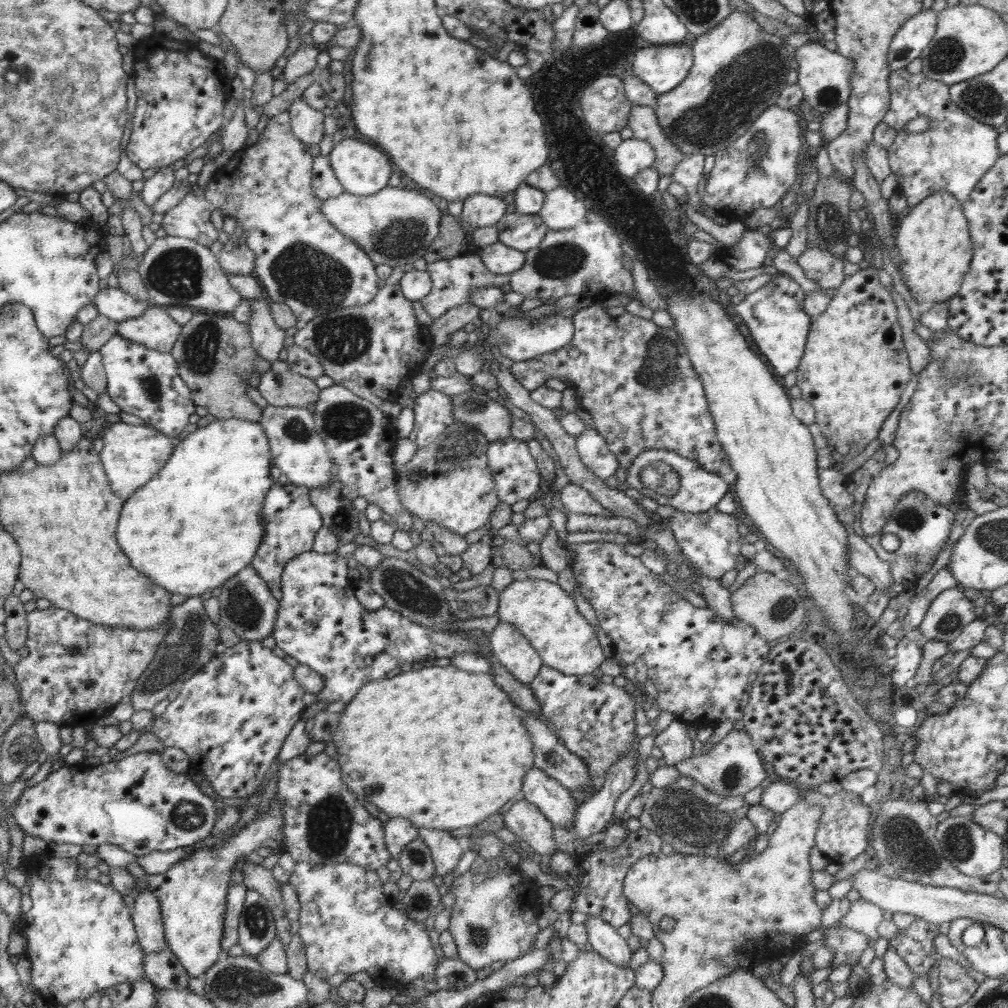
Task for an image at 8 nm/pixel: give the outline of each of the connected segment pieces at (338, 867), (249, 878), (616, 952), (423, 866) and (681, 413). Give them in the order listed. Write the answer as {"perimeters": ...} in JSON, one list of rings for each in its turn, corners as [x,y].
{"perimeters":[[[[296,862],[290,874],[289,884],[300,901],[298,935],[306,947],[307,969],[313,975],[323,979],[343,972],[347,975],[356,972],[368,972],[376,976],[379,988],[401,989],[422,976],[434,974],[438,966],[438,957],[434,953],[432,941],[424,923],[412,921],[410,917],[394,907],[394,900],[383,892],[383,883],[374,870],[350,863],[322,864],[316,862]]],[[[248,862],[243,866],[244,886],[248,890],[256,890],[262,897],[268,901],[268,906],[272,909],[272,916],[277,930],[277,938],[280,939],[283,946],[288,946],[292,940],[290,934],[290,919],[286,917],[284,903],[281,896],[281,890],[277,880],[272,876],[272,870],[265,868],[262,864]]],[[[590,916],[584,923],[588,929],[588,941],[594,951],[600,953],[610,962],[621,967],[628,967],[632,958],[632,949],[612,925],[600,917]]],[[[418,836],[400,851],[397,857],[403,874],[412,876],[413,880],[425,881],[435,874],[433,858],[426,843]]],[[[602,302],[570,312],[574,325],[572,340],[561,349],[544,353],[527,361],[513,361],[508,369],[529,391],[544,385],[548,378],[572,381],[578,408],[588,412],[594,428],[604,437],[608,448],[619,460],[621,474],[632,466],[632,460],[644,450],[672,450],[697,462],[704,470],[723,478],[732,478],[726,451],[717,438],[708,400],[700,377],[689,359],[686,346],[674,328],[657,326],[653,321],[630,313],[611,316]]]]}

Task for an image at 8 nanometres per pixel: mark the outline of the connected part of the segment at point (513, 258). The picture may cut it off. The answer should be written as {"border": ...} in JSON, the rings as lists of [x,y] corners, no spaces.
{"border":[[[497,241],[478,249],[485,268],[498,275],[512,275],[524,265],[525,258],[522,251],[510,248],[504,243]]]}

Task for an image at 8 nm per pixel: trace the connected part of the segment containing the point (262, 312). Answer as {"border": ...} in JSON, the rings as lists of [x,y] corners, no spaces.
{"border":[[[249,300],[252,305],[252,318],[248,320],[252,348],[268,362],[276,362],[284,347],[285,330],[273,320],[269,301]]]}

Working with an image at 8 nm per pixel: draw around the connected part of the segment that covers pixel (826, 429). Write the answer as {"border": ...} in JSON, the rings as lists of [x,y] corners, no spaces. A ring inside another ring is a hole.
{"border":[[[873,266],[846,276],[836,294],[830,296],[826,310],[810,322],[805,349],[795,370],[796,384],[801,388],[802,398],[815,409],[815,423],[826,437],[830,456],[838,466],[860,454],[876,439],[882,424],[898,406],[913,374],[903,337],[892,295],[880,284]]]}

